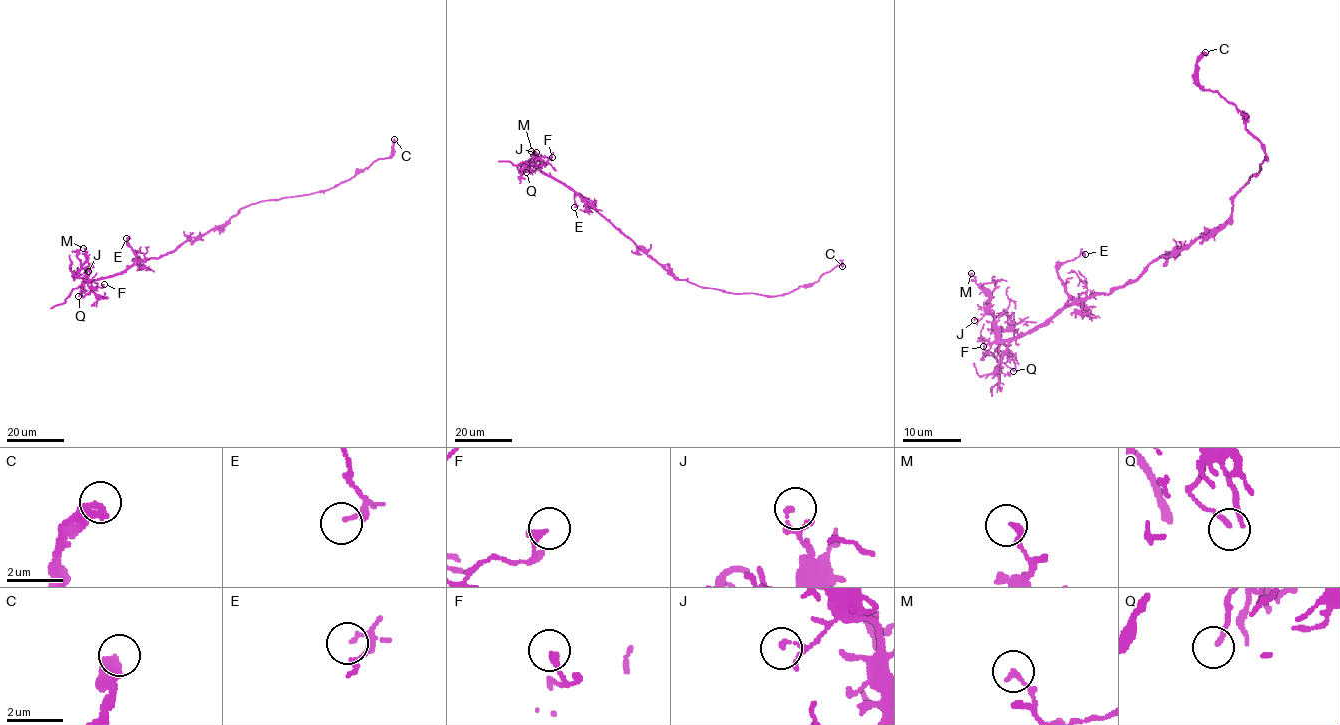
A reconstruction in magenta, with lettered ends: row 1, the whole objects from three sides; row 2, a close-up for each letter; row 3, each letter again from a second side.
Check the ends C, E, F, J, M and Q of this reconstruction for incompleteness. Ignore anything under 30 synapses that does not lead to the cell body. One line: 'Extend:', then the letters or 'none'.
Extend: none

